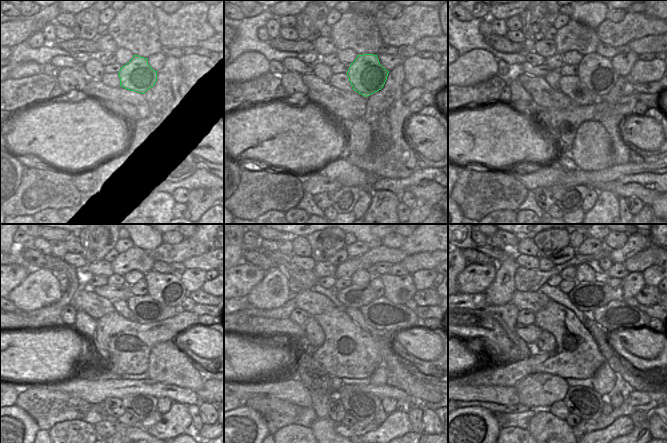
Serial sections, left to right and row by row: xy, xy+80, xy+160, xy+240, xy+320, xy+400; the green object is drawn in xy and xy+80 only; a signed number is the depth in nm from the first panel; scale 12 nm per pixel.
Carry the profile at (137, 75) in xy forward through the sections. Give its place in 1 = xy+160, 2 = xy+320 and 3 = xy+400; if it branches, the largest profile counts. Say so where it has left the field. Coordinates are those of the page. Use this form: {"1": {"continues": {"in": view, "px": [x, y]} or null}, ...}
{"1": {"continues": {"in": "xy+160", "px": [597, 71]}}, "2": {"continues": {"in": "xy+320", "px": [398, 289]}}, "3": {"continues": {"in": "xy+400", "px": [633, 282]}}}

